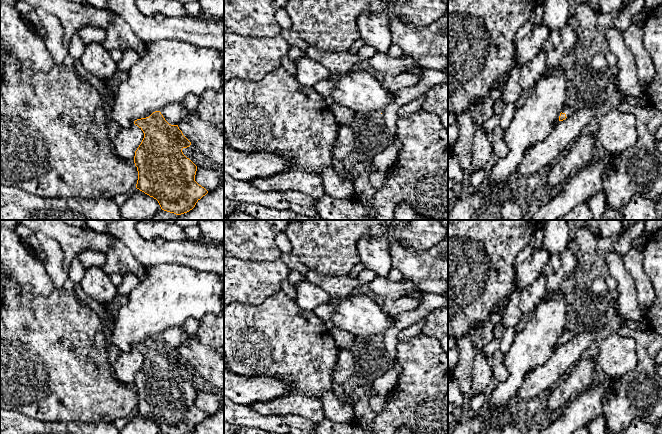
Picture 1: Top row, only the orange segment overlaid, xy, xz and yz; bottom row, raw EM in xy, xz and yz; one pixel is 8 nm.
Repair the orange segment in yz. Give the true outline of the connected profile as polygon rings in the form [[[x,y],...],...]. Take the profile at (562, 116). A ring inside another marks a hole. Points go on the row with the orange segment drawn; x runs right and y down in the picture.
[[[565,104],[564,107],[563,107],[562,112],[560,113],[559,121],[565,120],[566,118],[570,117],[574,112],[575,112],[575,111],[573,110],[572,107],[567,106],[567,105]]]

